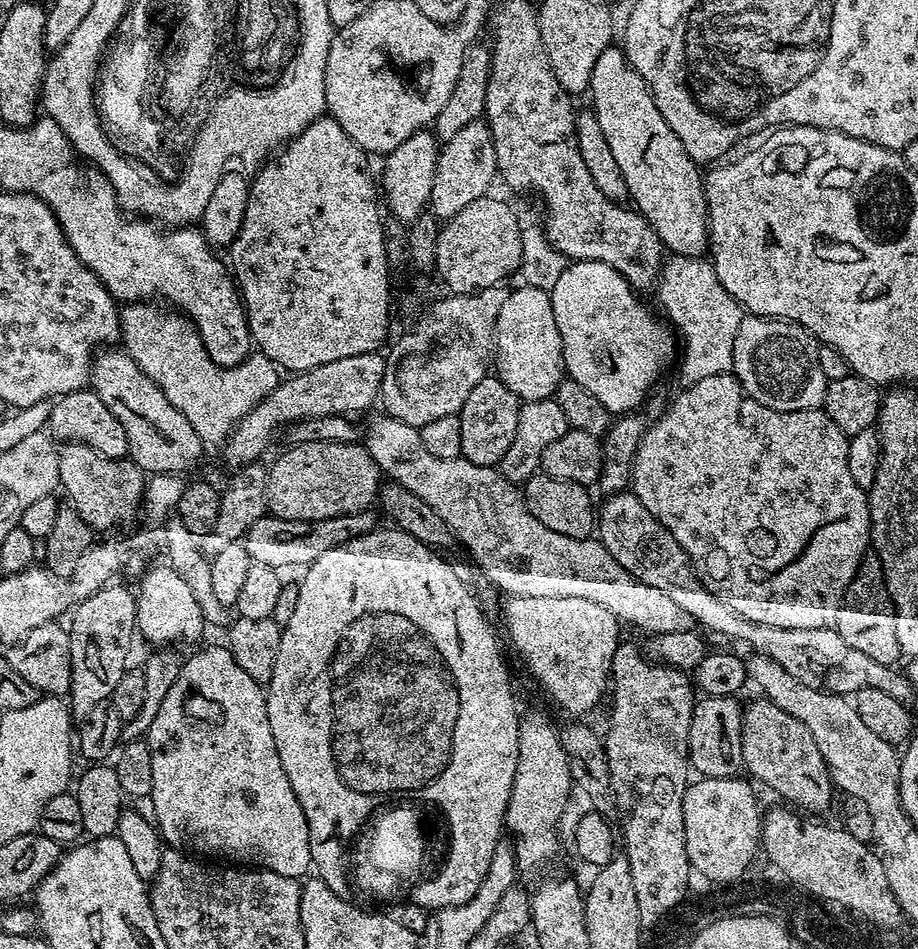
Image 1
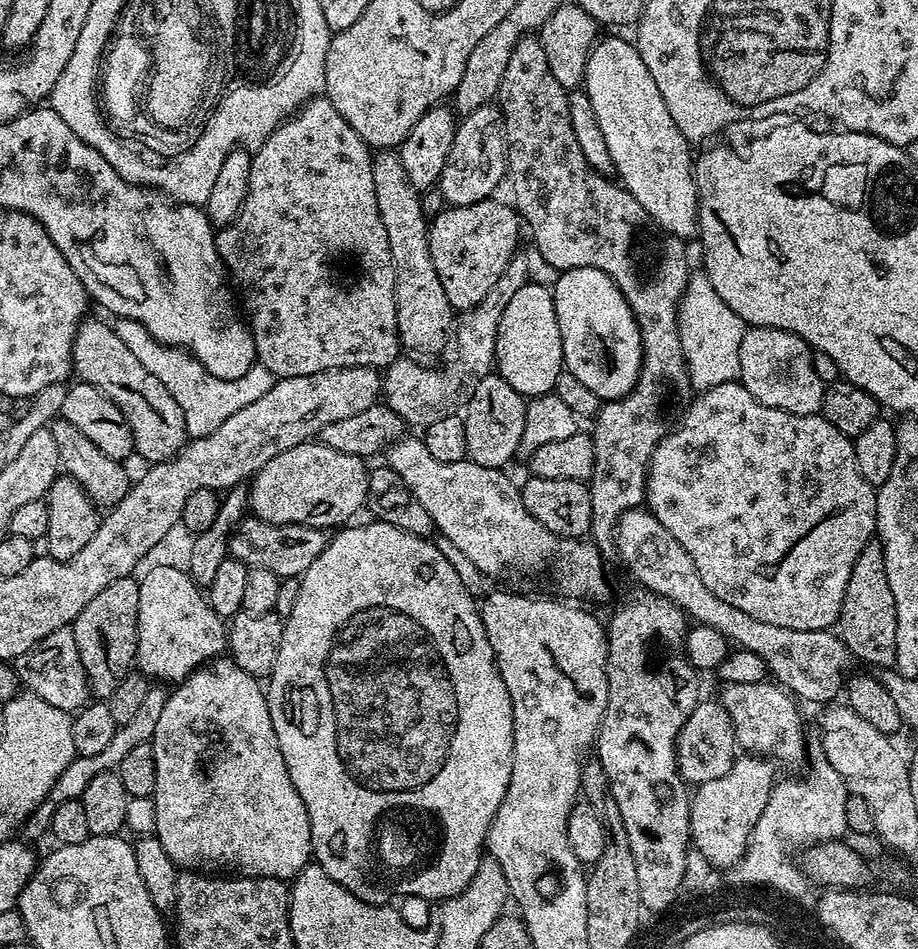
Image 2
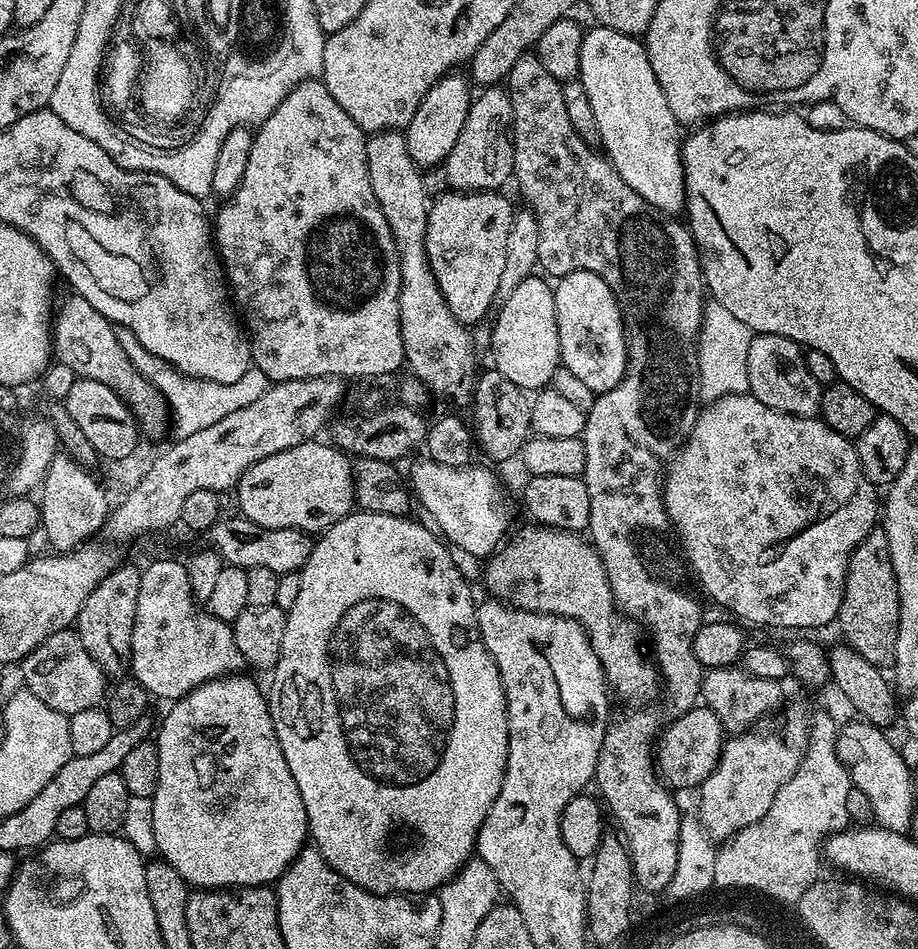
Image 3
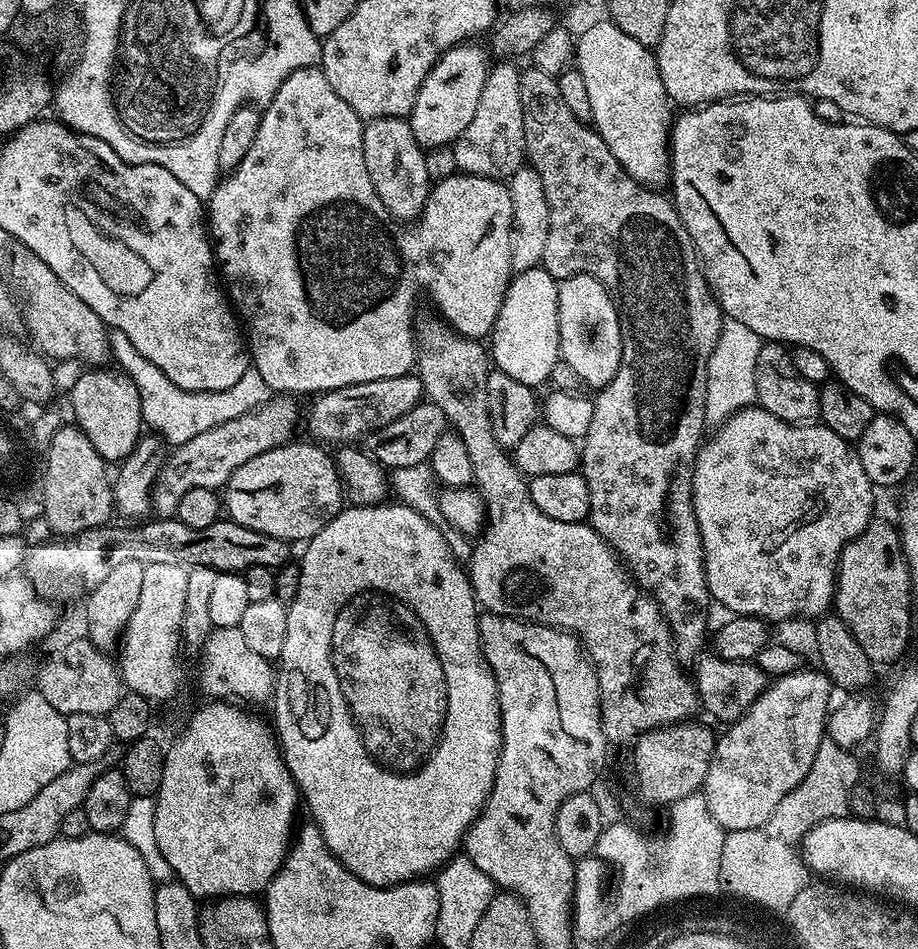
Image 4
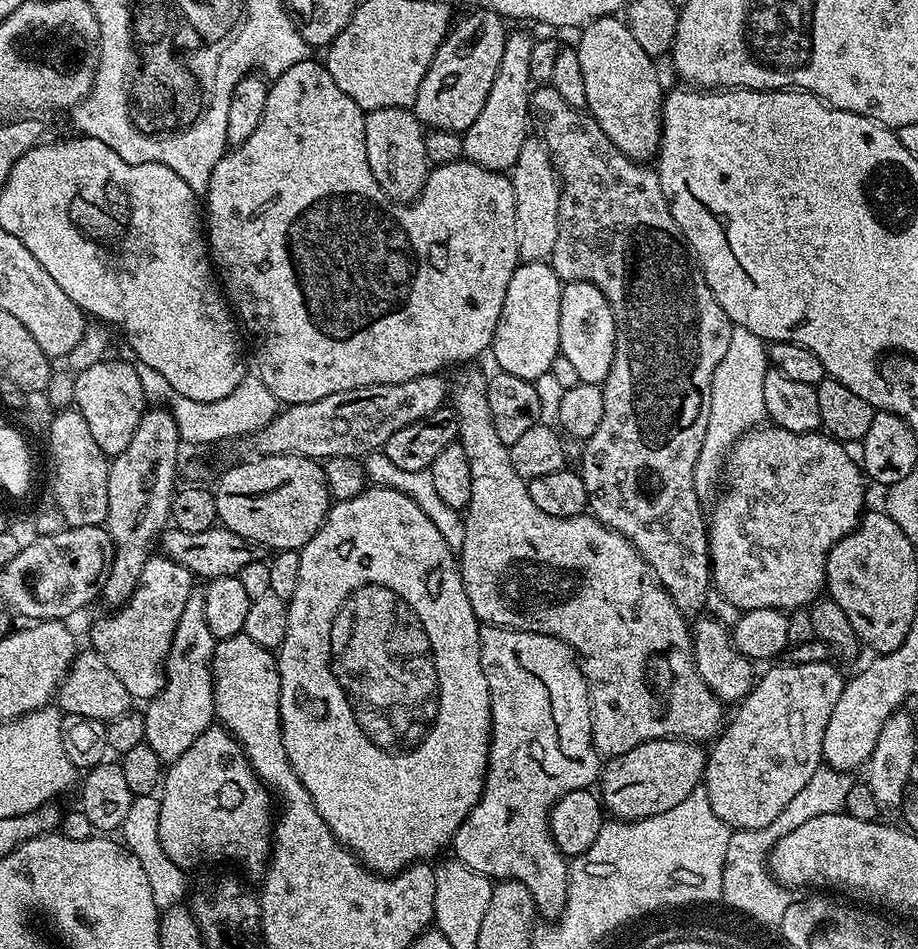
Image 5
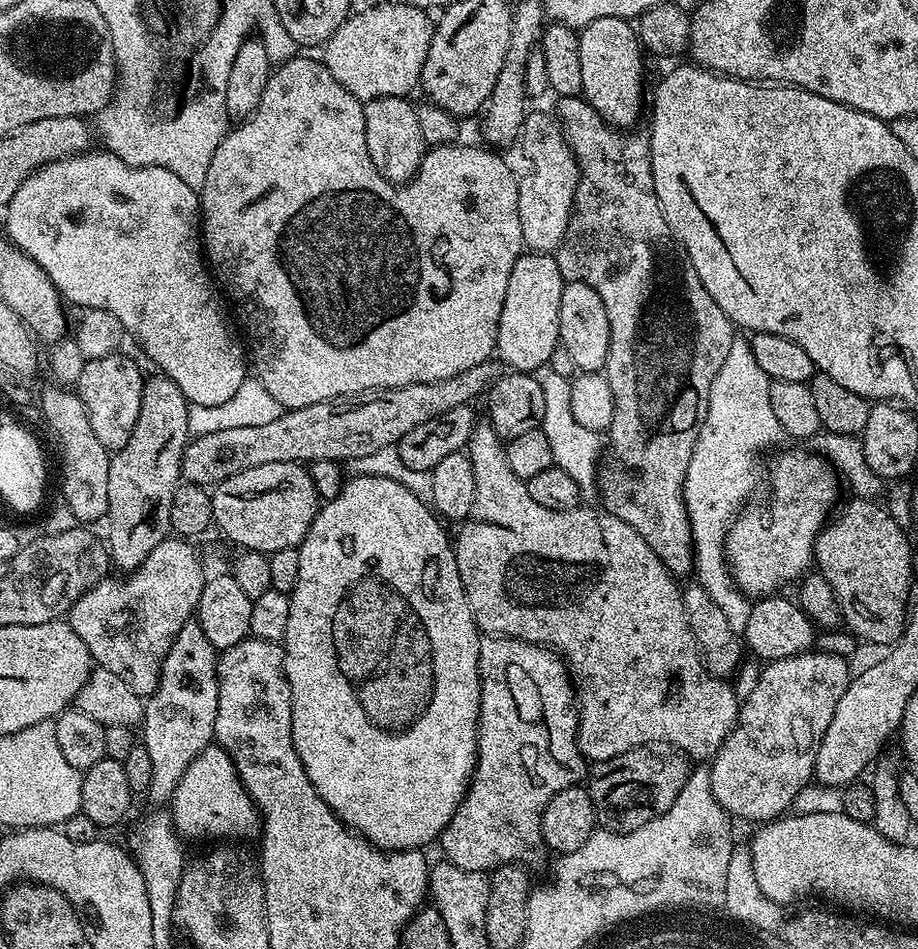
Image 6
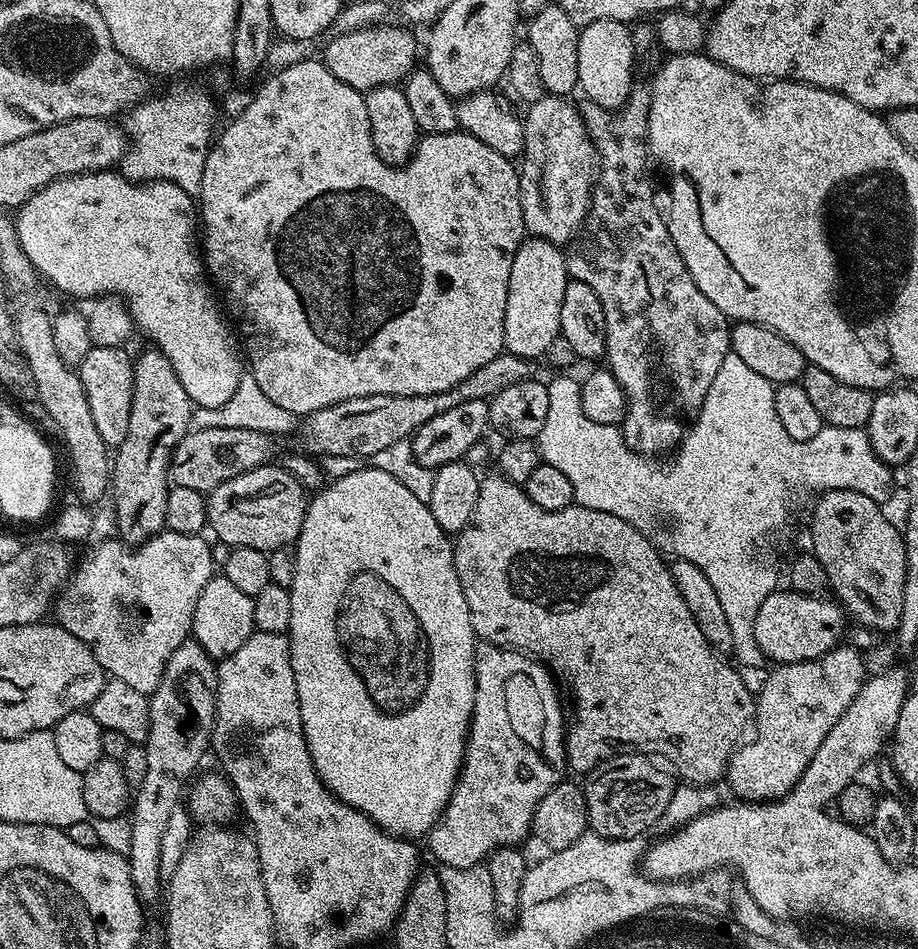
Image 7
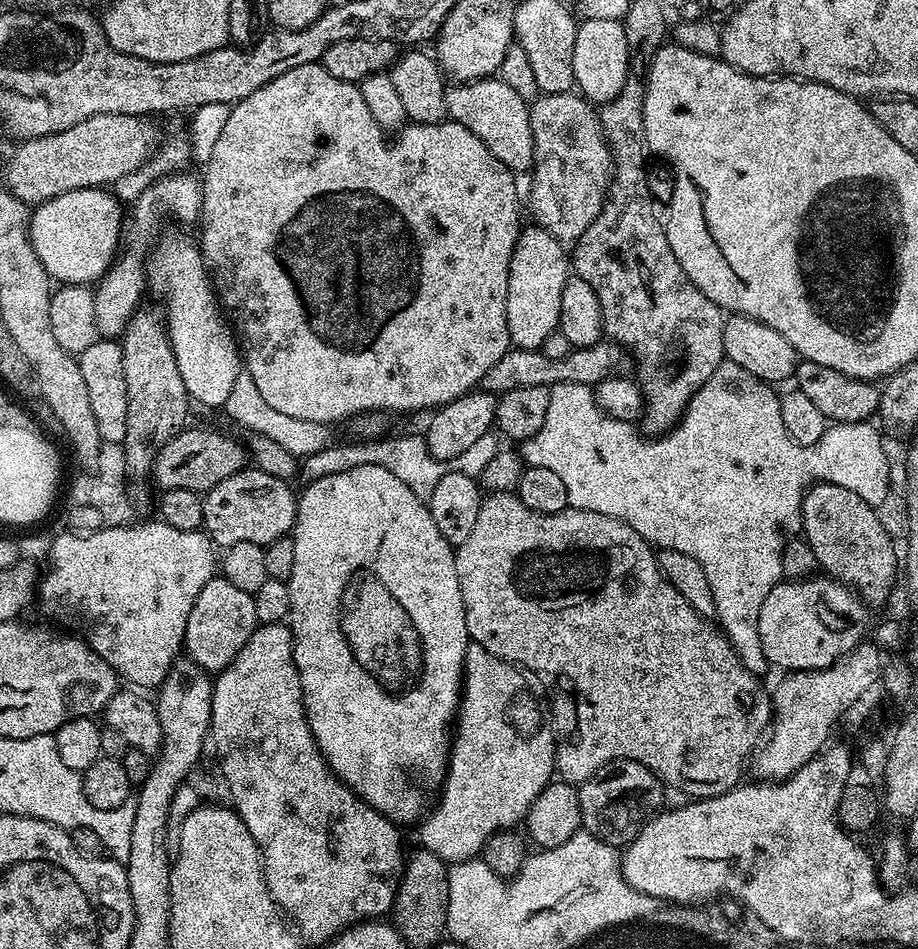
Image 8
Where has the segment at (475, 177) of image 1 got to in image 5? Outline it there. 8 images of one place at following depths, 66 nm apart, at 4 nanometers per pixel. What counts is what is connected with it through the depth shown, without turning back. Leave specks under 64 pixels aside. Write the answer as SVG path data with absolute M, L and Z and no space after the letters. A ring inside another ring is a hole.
M523 27L516 28L504 37L502 62L498 62L498 74L494 74L494 82L490 86L490 94L486 94L486 106L482 106L482 114L474 118L474 122L462 134L463 159L474 162L486 170L507 173L516 165L518 150L522 150L525 140L529 139L528 116L530 120L530 93L534 81L530 74L530 50L534 36L523 32Z

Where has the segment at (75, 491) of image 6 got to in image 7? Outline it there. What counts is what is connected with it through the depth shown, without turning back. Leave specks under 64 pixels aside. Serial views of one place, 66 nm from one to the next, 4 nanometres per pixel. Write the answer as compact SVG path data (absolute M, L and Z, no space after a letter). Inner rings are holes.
M44 308L15 309L14 323L17 336L16 346L31 365L30 374L34 383L39 384L38 393L54 410L57 421L64 428L64 437L72 440L72 460L74 466L70 476L76 483L76 492L81 501L105 499L110 488L110 448L102 442L98 426L94 426L94 417L90 414L90 402L86 402L86 390L80 381L79 371L66 363L62 354L54 346L52 316Z

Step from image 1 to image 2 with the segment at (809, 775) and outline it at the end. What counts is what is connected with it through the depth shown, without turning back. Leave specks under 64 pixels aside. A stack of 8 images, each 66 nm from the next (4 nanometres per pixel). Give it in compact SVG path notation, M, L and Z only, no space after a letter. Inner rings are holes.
M767 679L724 684L721 689L718 693L720 705L726 710L726 714L730 714L737 745L745 753L771 758L777 765L785 764L788 768L805 763L806 724L800 721L800 716L796 713L797 701L791 692Z

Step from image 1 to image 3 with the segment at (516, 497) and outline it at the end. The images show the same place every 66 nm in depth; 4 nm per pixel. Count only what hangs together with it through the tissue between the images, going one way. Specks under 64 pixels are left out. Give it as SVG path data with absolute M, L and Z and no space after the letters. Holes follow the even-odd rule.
M421 458L412 468L410 486L419 505L421 502L432 515L431 523L449 545L466 550L477 558L487 558L505 543L513 527L512 512L508 509L503 486L496 484L495 474L488 468L476 467L454 468Z

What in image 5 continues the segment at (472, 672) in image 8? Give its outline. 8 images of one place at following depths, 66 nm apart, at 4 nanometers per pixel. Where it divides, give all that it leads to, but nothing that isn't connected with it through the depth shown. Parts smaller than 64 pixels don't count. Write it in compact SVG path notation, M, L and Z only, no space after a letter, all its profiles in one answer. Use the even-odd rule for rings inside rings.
M484 624L480 630L480 657L482 658L482 674L486 674L486 686L492 695L492 743L488 745L488 772L484 775L484 789L478 798L478 802L470 810L470 814L458 826L458 830L452 835L450 845L455 859L462 861L470 870L481 872L483 876L493 881L517 880L522 882L530 890L530 894L536 903L537 913L541 917L552 916L559 918L564 914L564 907L568 905L568 866L569 861L560 853L554 838L548 829L548 816L552 808L566 794L583 788L591 789L599 781L602 767L602 757L596 751L592 741L592 707L588 701L588 683L582 674L578 657L572 651L570 645L553 636L527 632L517 628L499 628L497 624Z

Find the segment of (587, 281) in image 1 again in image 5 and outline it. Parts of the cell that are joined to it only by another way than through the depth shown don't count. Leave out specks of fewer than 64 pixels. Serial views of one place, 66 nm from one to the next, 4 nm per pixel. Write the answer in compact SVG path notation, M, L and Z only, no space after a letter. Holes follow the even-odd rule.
M573 280L562 287L560 303L560 355L572 363L581 384L603 385L610 374L616 349L616 319L612 304L592 284Z

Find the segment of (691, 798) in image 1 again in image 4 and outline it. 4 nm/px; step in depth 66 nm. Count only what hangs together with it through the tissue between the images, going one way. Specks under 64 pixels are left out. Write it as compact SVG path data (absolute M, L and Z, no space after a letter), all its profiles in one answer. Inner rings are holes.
M803 668L794 674L779 676L769 683L764 693L748 707L739 720L731 721L725 727L728 729L719 733L702 794L706 798L706 806L710 806L710 814L714 814L725 833L762 826L783 796L794 790L806 777L814 763L819 744L826 736L830 705L833 703L832 692L834 693L832 681L822 670L816 668Z

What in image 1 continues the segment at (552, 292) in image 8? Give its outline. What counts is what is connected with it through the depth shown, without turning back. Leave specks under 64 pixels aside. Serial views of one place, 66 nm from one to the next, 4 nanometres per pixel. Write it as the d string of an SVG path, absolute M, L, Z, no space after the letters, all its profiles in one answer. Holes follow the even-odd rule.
M519 286L509 291L496 323L494 372L521 401L546 400L555 397L556 387L565 379L562 338L554 322L552 297L547 292Z

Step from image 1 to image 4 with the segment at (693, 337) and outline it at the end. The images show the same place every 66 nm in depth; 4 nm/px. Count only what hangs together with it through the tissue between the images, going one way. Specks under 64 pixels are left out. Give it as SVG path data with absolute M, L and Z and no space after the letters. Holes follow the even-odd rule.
M725 319L724 329L710 354L708 363L708 381L706 382L705 421L709 425L719 426L744 408L751 408L757 403L756 367L760 353L761 338L745 326L743 322Z

